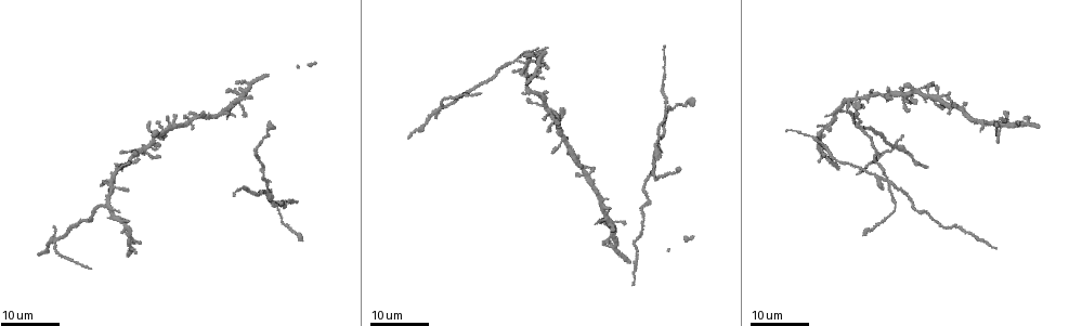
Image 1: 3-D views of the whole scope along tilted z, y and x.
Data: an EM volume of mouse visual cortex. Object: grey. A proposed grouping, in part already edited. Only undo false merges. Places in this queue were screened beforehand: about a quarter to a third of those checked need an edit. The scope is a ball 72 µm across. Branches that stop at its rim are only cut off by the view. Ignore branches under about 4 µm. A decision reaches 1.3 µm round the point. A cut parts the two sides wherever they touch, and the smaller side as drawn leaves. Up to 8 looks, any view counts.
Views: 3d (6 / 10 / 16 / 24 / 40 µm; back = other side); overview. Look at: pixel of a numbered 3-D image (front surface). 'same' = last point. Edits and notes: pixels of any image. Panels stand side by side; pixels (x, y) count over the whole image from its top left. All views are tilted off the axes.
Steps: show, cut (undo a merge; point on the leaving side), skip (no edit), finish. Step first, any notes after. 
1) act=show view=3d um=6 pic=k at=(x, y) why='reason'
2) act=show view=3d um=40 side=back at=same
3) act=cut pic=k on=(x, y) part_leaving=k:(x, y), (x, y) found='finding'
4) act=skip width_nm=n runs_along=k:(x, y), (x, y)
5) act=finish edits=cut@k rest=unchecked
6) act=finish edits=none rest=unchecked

act=show view=3d um=24 pic=1 at=(238, 105)

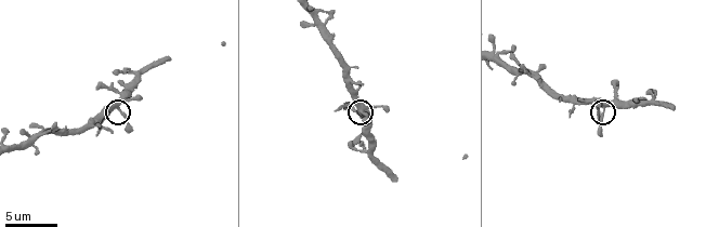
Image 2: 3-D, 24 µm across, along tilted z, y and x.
act=show view=3d um=10 pic=2 at=(119, 109) why='closer look'

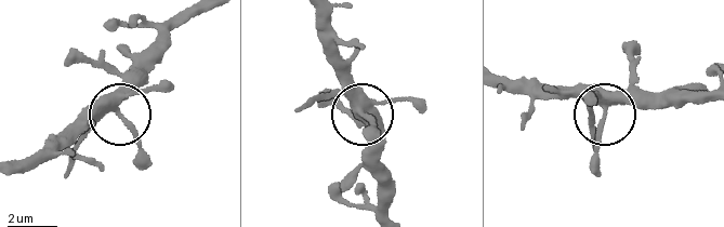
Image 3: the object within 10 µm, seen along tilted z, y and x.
act=skip arms=4 found='continuous, no second neuron'

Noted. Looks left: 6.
act=show view=3d um=16 pic=1 at=(634, 243)

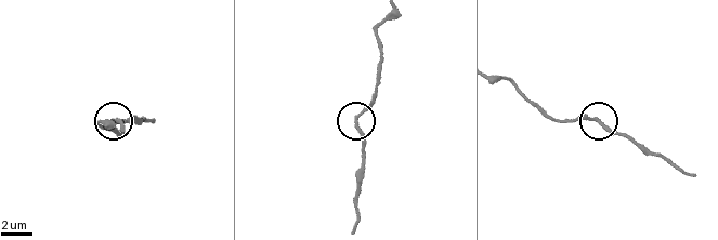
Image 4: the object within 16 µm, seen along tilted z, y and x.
act=show view=3d um=6 pic=4 at=(598, 122)

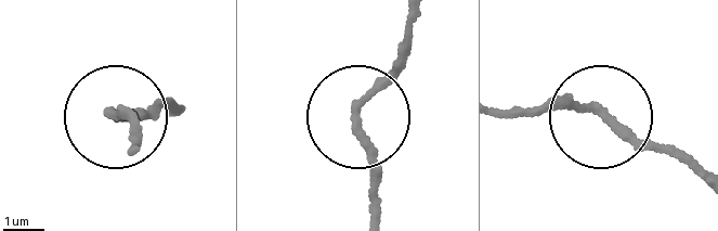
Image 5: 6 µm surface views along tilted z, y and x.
act=show view=3d um=6 side=back pic=5 at=(114, 116) why='other side'

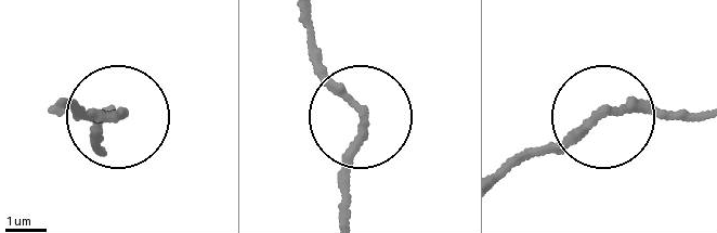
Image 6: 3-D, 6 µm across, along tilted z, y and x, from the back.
act=skip width_nm=200 found='all the same neuron'

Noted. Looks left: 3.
act=show view=3d um=24 pic=1 at=(887, 181) why='three-way junction'

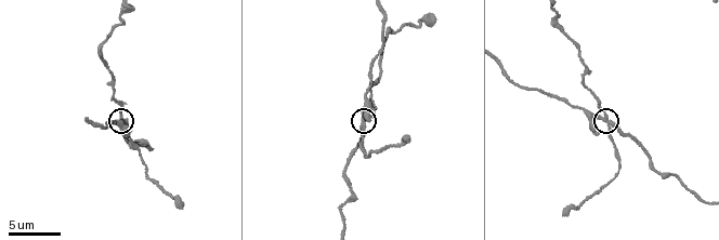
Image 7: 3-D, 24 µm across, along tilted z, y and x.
act=show view=3d um=6 pic=7 at=(603, 115)

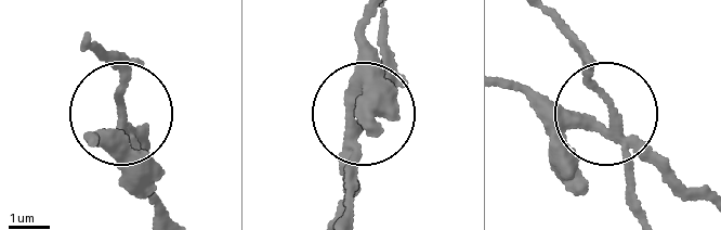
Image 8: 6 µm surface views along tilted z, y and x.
act=show view=3d um=6 side=back pic=8 at=(612, 120) why='other side'

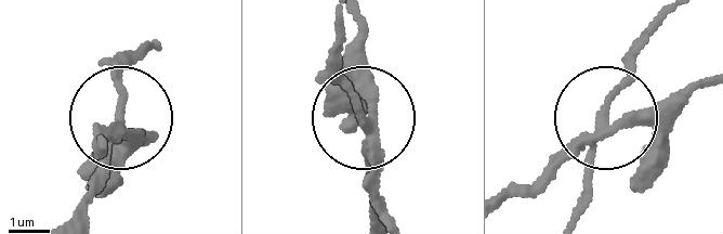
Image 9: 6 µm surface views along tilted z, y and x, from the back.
act=cut pic=9 on=(94, 178) width_nm=230 part_leaving=9:(118, 128), (118, 68), (146, 44) found='a second neuron is stuck on'

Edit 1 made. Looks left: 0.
act=finish edits=cut@9 rest=unchecked

